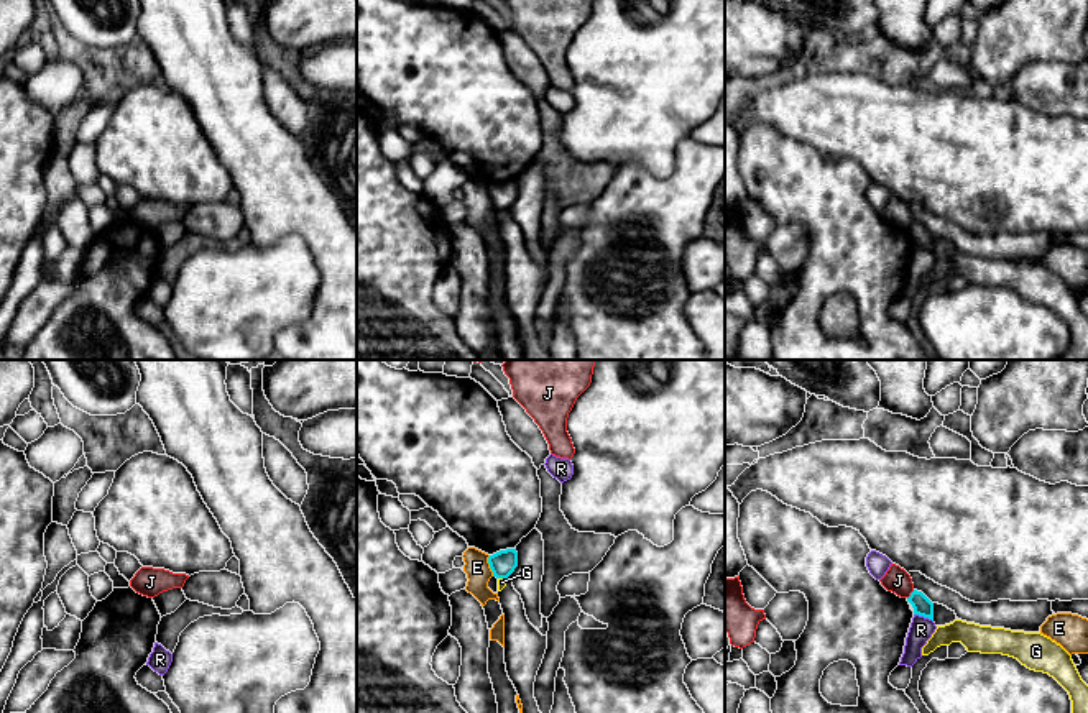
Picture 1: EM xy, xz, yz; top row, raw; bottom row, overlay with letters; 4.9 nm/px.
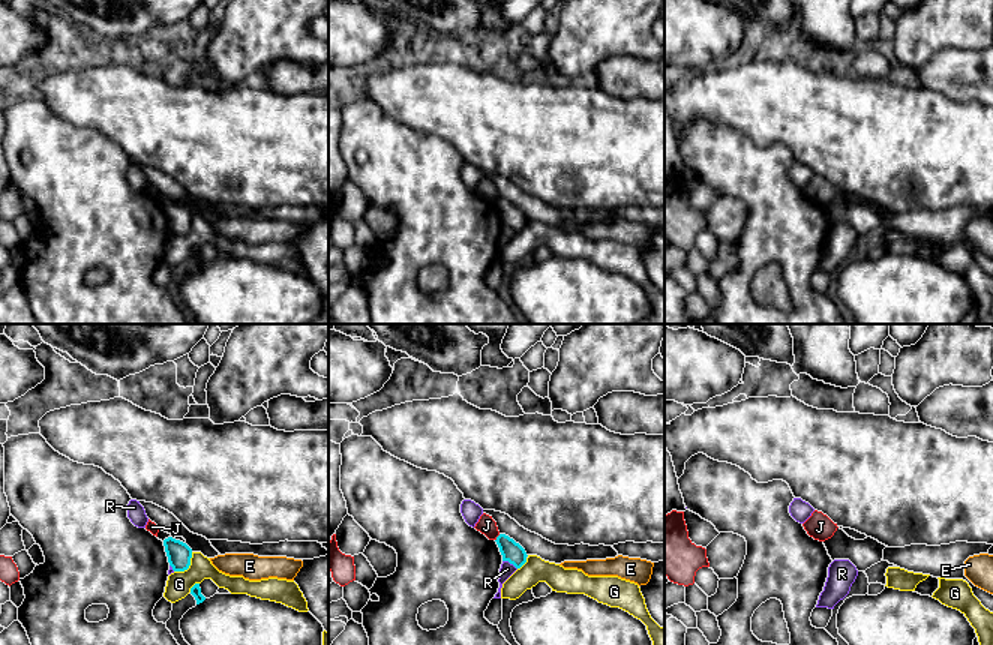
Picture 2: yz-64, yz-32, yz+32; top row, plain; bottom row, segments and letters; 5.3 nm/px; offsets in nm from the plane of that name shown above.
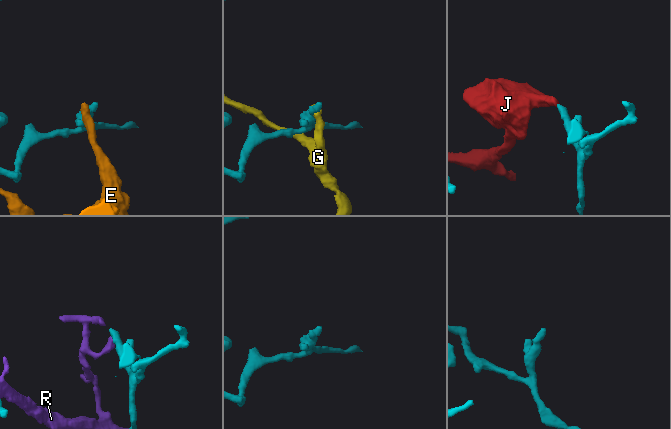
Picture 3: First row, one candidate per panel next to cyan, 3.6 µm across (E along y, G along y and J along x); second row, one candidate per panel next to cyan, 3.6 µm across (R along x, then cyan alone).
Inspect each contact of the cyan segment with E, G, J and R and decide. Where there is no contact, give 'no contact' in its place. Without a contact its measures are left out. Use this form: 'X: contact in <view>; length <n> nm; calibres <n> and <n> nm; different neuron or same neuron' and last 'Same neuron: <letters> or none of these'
E: contact in xz; length 110 nm; calibres 120 and 120 nm; different neuron
G: contact in xz; length 30 nm; calibres 120 and 50 nm; different neuron
J: contact in yz; length 60 nm; calibres 90 and 120 nm; different neuron
R: contact in yz; length 100 nm; calibres 90 and 120 nm; different neuron
Same neuron: none of these

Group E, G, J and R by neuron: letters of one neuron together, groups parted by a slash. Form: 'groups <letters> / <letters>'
groups E / G / J / R

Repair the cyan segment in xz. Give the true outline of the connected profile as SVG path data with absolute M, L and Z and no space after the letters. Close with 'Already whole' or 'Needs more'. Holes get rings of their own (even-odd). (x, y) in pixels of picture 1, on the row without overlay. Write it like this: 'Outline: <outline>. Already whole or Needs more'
Outline: M516 181L500 182L488 189L488 196L493 209L508 210L518 199L518 184Z. Already whole

